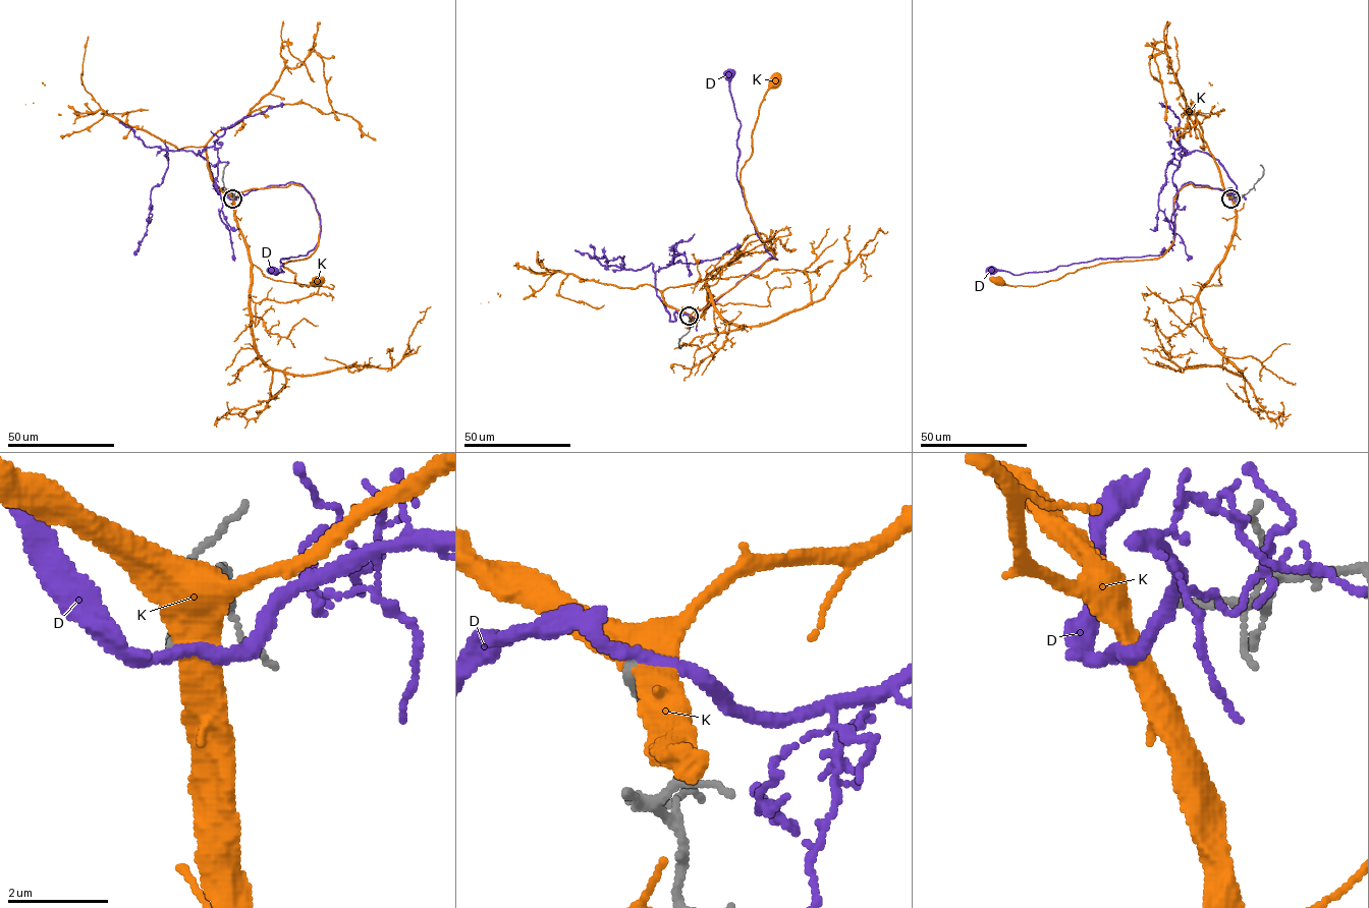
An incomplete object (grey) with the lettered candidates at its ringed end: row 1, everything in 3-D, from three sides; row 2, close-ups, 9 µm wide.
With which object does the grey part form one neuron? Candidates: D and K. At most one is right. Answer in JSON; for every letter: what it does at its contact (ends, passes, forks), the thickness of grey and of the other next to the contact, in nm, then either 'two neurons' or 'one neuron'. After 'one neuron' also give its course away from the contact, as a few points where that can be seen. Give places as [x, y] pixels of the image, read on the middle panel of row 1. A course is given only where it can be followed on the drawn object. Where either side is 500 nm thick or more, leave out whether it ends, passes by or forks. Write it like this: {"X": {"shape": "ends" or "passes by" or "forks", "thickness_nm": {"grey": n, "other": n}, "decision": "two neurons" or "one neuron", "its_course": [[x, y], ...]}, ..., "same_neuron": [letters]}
{"D": {"shape": "passes by", "thickness_nm": {"grey": 190, "other": 240}, "decision": "two neurons"}, "K": {"thickness_nm": {"grey": 220, "other": 550}, "decision": "two neurons"}, "same_neuron": []}

